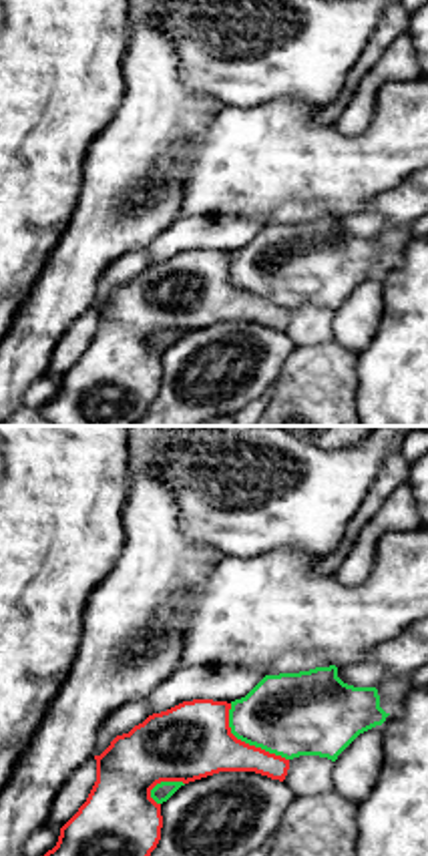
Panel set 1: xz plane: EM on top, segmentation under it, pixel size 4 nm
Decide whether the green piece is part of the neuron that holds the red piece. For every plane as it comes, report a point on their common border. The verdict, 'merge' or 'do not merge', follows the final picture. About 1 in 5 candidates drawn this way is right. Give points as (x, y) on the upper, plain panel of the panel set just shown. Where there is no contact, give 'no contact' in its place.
meets red at (244, 292)

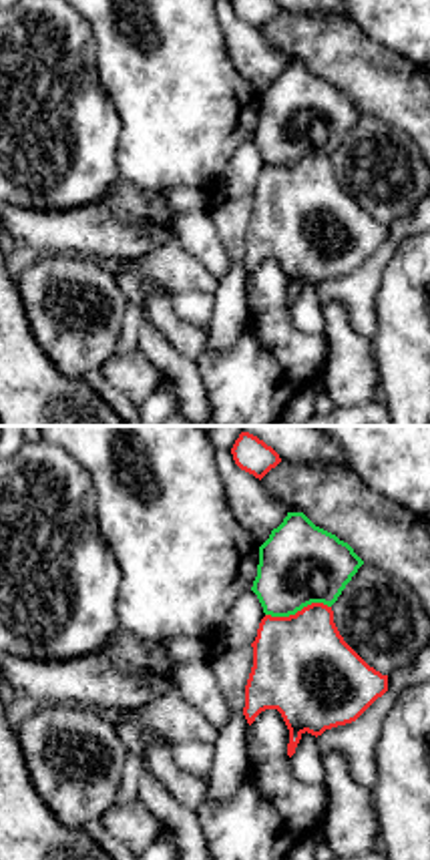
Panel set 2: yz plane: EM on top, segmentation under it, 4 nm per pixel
meets red at (298, 161)

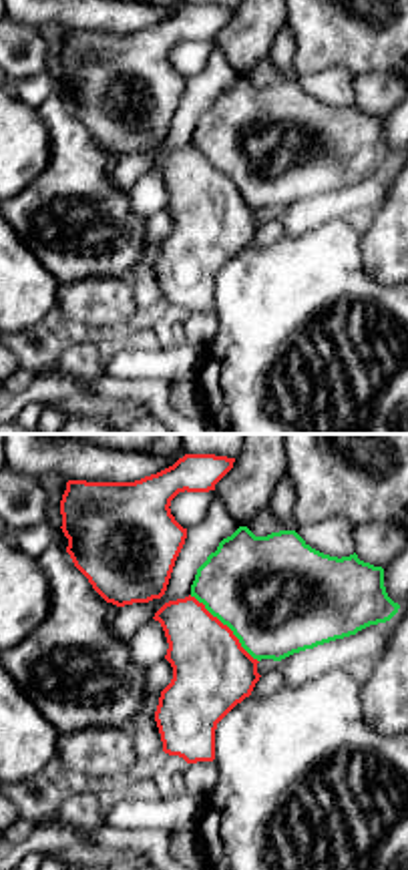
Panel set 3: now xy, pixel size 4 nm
meets red at (226, 175)

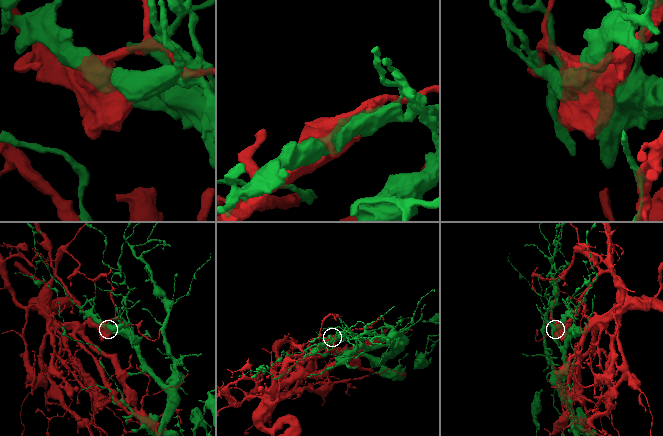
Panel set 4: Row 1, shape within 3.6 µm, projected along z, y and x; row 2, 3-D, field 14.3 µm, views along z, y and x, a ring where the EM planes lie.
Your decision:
do not merge

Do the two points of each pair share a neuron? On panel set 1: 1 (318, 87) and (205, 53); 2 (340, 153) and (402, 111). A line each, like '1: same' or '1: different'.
1: same
2: same

